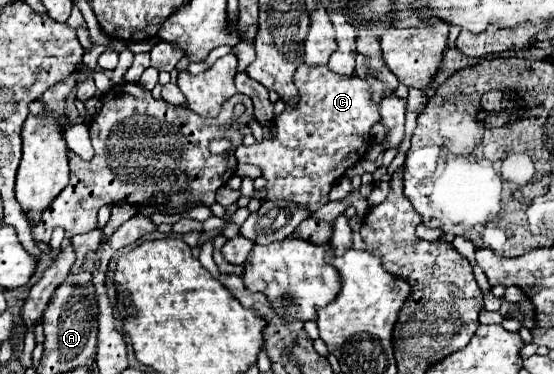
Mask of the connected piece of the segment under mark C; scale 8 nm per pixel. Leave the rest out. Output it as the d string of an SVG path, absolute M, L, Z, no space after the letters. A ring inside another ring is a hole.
M301 63L301 65L297 67L297 71L295 71L293 81L295 81L295 87L297 87L297 91L299 91L299 101L293 103L293 105L287 105L285 111L275 117L275 121L273 121L275 135L269 137L269 139L257 141L257 143L251 145L251 147L239 147L239 149L235 151L235 155L237 155L237 161L239 161L239 163L251 163L251 165L261 167L263 177L265 177L265 181L267 181L267 185L265 185L265 193L267 193L265 201L291 201L291 203L295 203L295 205L299 205L299 207L303 207L303 209L317 211L319 207L323 207L323 205L329 201L329 199L327 199L329 189L345 175L345 171L347 171L349 167L357 165L357 163L365 157L365 153L367 153L367 149L369 149L369 143L371 143L371 127L381 121L381 113L379 113L379 103L373 103L373 99L371 99L371 85L369 85L369 81L367 81L367 79L361 79L361 77L357 77L357 75L337 75L337 73L333 73L327 65L305 65L305 63Z

